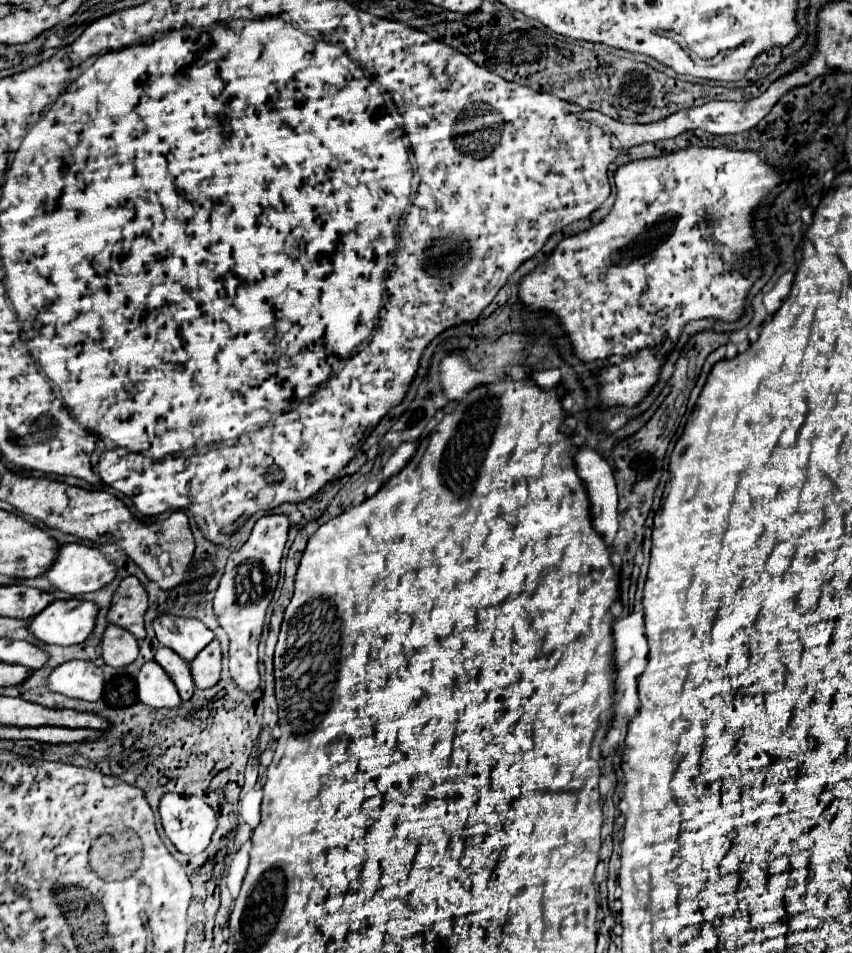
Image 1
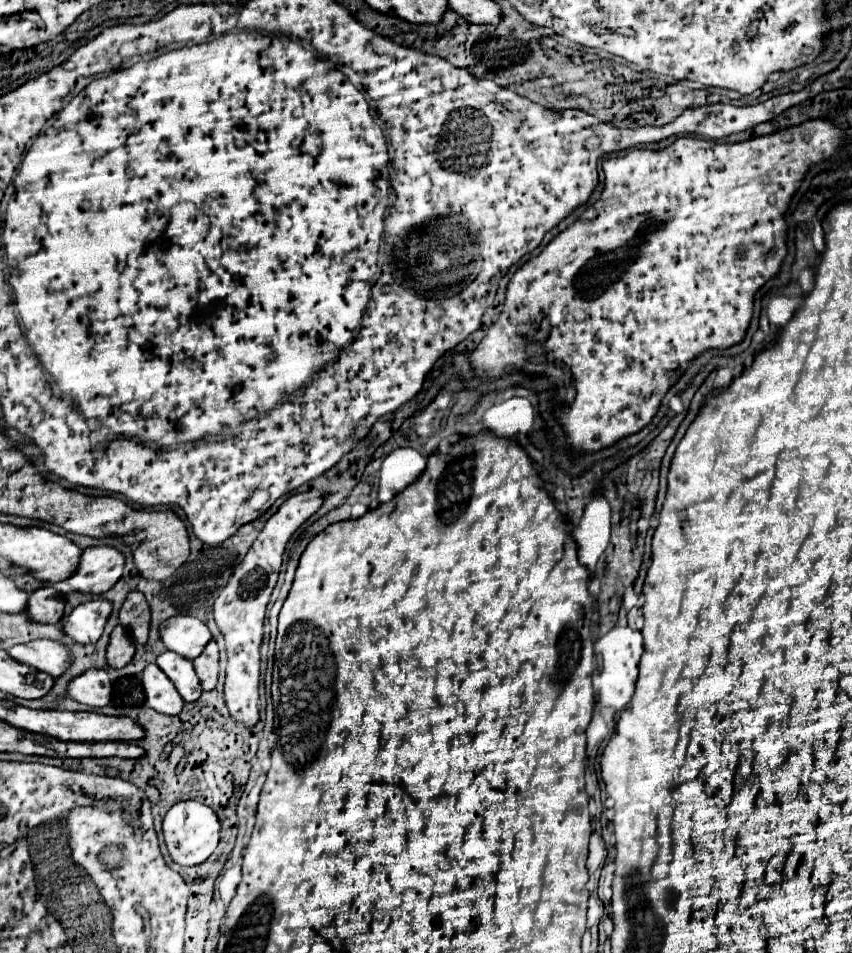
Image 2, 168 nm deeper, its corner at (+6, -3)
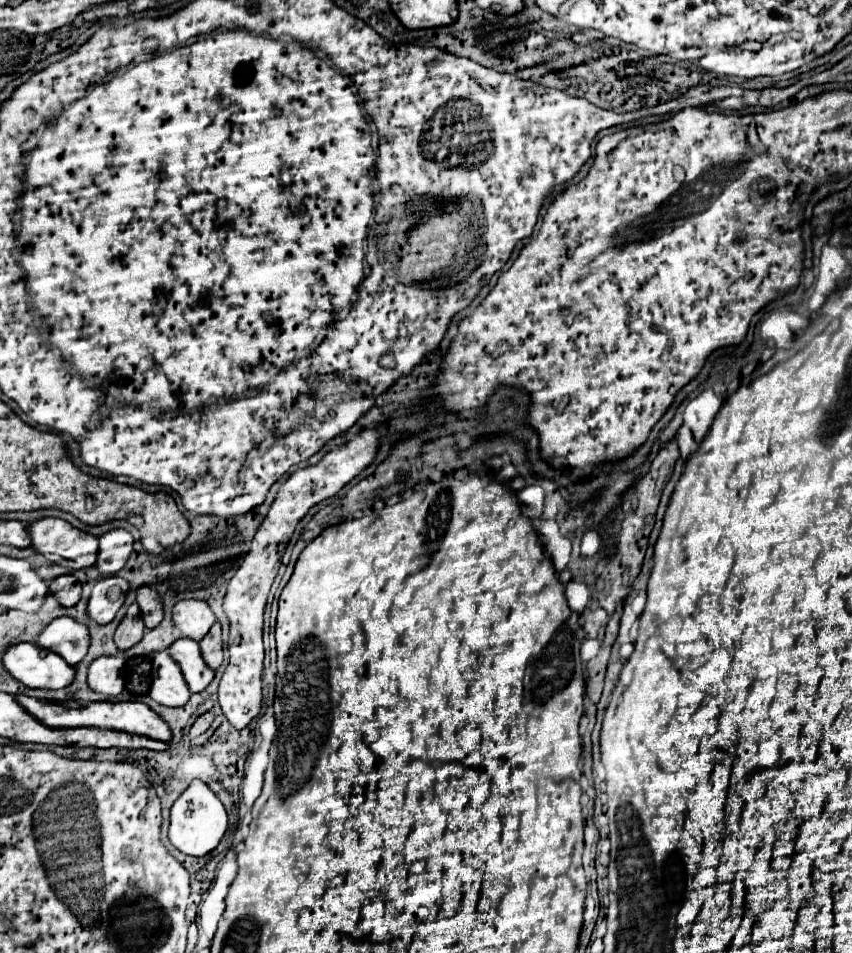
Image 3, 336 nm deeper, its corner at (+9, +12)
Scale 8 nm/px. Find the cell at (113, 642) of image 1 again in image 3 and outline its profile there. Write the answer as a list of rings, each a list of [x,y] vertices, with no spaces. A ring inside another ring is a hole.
[[[126,615],[116,629],[116,635],[114,635],[114,641],[116,641],[118,649],[126,651],[126,649],[134,647],[136,643],[140,643],[142,637],[144,637],[144,629],[146,627],[144,627],[144,621],[142,621],[140,615],[138,617]]]

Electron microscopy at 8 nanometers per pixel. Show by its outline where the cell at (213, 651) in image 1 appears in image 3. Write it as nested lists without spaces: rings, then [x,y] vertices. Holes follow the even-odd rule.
[[[218,621],[212,625],[210,633],[202,639],[200,647],[202,647],[202,657],[208,663],[208,667],[218,669],[224,659],[224,655],[222,655],[222,629],[220,629]]]

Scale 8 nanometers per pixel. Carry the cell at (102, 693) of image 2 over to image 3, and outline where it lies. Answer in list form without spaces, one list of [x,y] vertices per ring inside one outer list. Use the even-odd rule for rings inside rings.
[[[120,655],[116,657],[98,657],[90,665],[88,673],[88,685],[96,693],[104,695],[118,695],[124,691],[124,679],[122,679],[122,661]]]

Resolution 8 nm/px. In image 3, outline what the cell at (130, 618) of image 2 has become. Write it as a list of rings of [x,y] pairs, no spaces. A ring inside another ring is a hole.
[[[140,587],[136,595],[136,603],[142,609],[142,619],[148,629],[154,629],[164,619],[164,605],[160,595],[152,587]]]

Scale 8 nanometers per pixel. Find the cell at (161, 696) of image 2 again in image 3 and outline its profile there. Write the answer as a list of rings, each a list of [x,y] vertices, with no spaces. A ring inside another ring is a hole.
[[[168,651],[154,655],[154,673],[150,673],[148,695],[166,707],[182,707],[192,695],[178,663]]]

